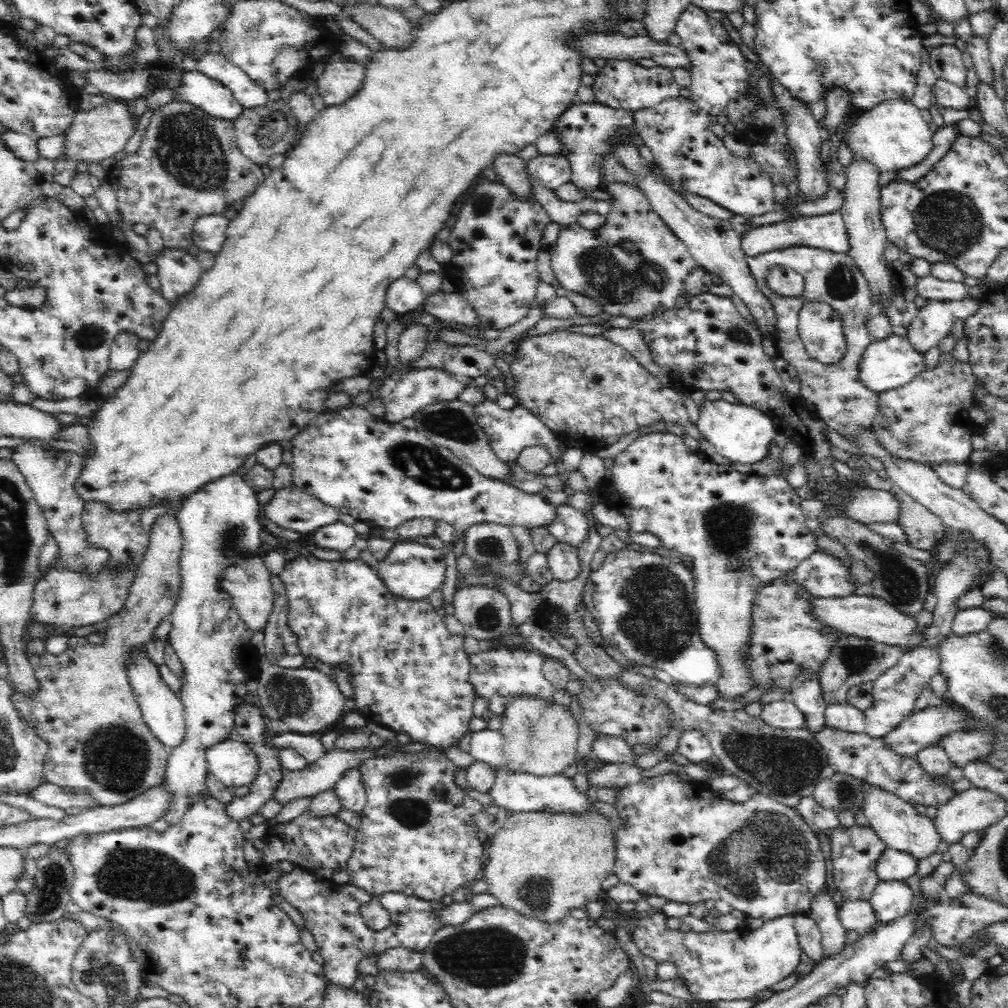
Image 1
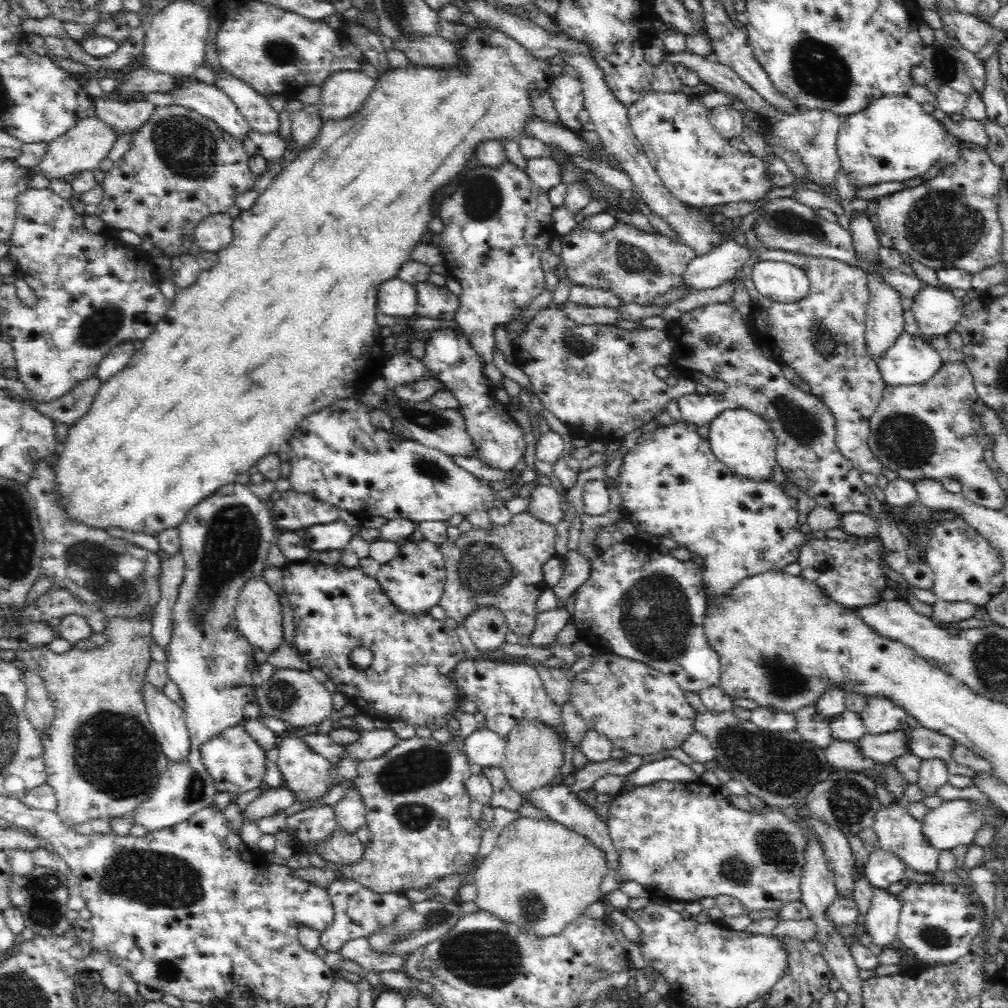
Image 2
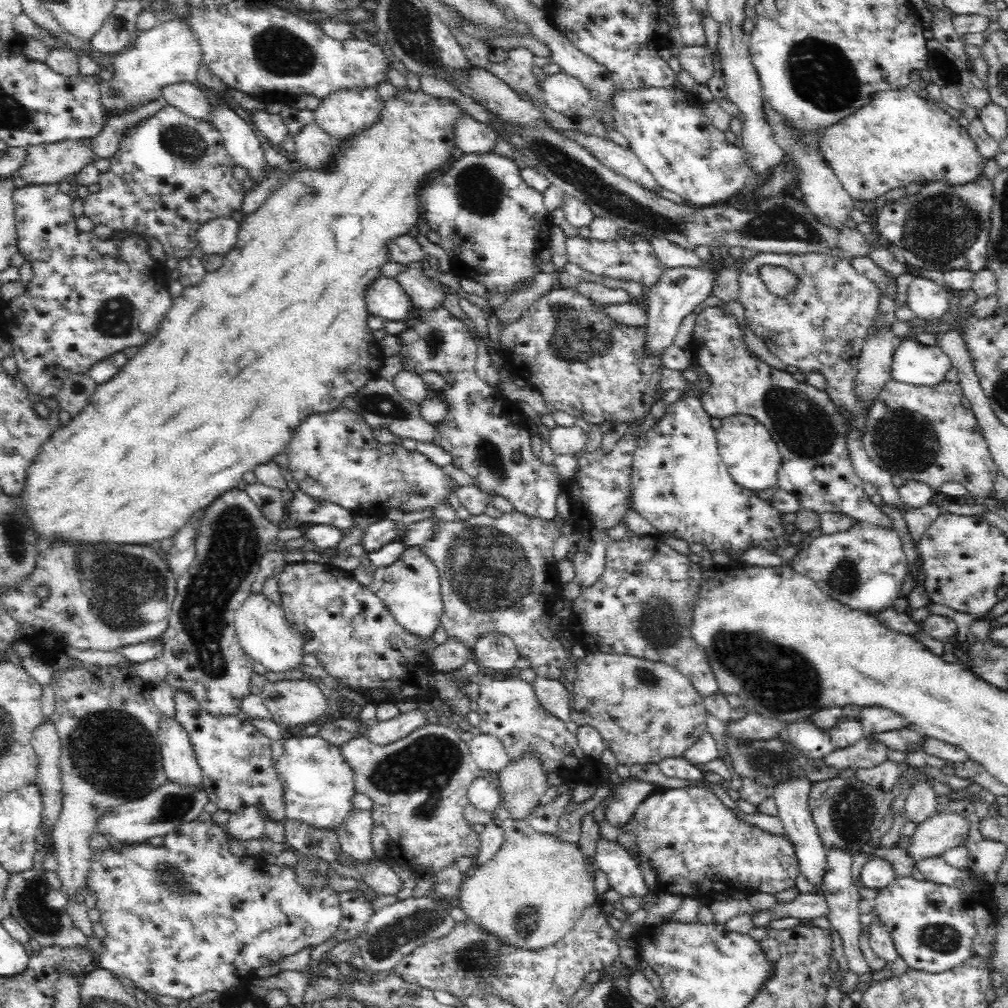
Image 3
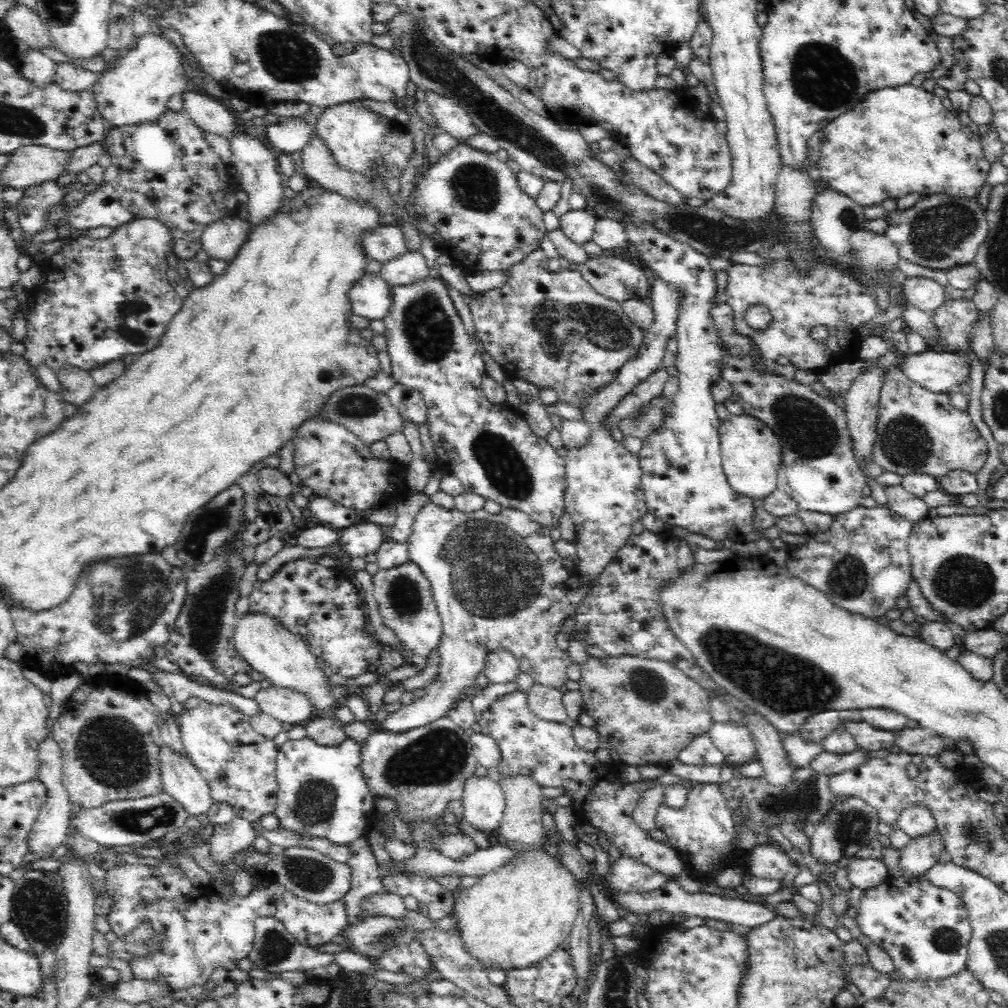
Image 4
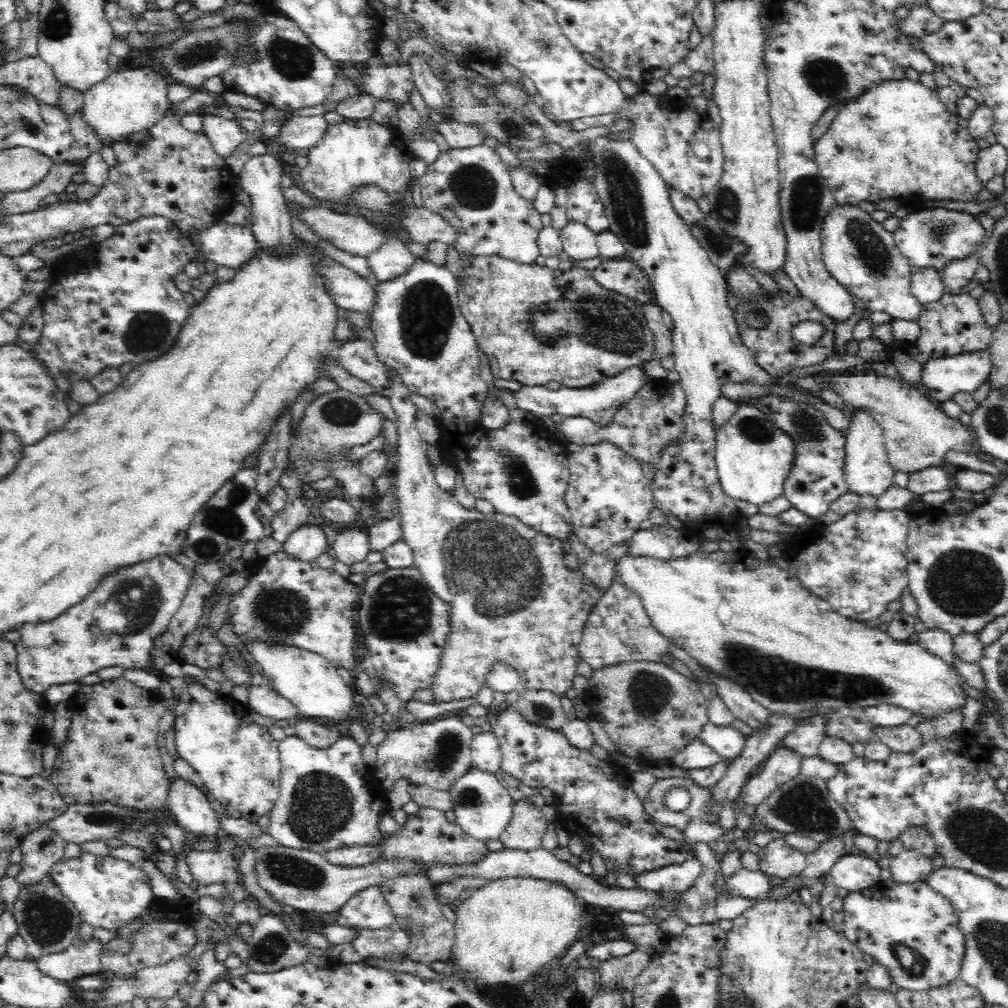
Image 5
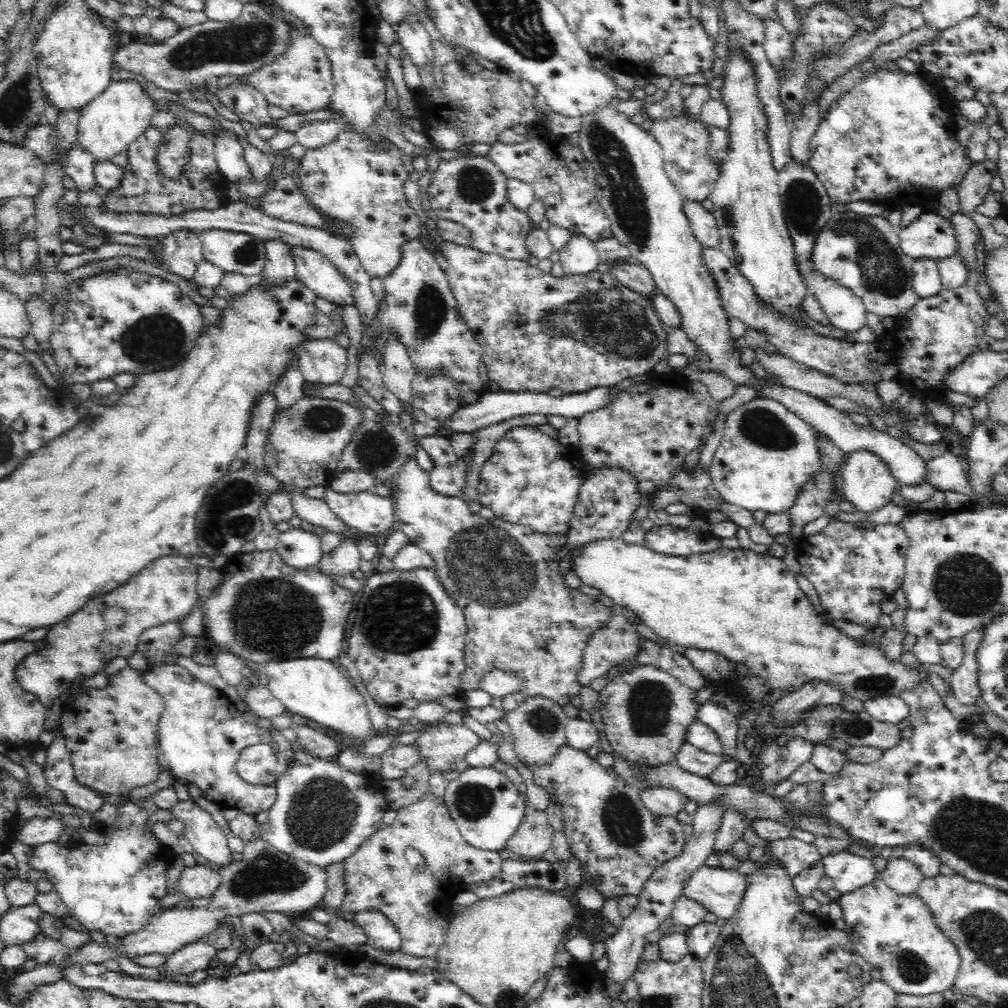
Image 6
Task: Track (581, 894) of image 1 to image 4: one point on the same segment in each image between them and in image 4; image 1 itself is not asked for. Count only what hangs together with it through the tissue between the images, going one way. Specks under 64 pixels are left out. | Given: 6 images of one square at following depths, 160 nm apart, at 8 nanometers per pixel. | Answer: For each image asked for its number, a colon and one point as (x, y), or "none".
2: (540, 876)
3: (530, 895)
4: (511, 919)

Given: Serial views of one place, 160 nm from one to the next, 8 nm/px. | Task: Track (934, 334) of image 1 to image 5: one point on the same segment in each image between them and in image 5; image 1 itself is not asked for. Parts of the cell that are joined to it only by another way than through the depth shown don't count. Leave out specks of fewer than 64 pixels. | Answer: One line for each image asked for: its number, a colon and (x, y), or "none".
2: (936, 310)
3: (928, 300)
4: (925, 293)
5: (926, 283)

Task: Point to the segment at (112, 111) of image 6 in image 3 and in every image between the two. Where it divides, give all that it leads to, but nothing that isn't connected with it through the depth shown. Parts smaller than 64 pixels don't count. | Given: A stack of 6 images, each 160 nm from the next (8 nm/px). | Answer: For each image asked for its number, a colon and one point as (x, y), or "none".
3: (166, 54)
4: (135, 88)
5: (130, 100)

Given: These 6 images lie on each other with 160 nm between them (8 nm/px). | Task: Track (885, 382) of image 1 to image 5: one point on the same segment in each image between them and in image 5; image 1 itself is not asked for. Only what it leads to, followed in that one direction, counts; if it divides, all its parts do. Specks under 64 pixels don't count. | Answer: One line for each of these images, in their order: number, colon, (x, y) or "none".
2: (910, 360)
3: (917, 365)
4: (938, 372)
5: (964, 373)

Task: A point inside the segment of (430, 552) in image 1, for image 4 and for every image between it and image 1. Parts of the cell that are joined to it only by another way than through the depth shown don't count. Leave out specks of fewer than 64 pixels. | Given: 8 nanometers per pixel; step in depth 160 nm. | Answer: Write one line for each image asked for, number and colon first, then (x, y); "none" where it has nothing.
2: (414, 580)
3: (410, 588)
4: (405, 602)

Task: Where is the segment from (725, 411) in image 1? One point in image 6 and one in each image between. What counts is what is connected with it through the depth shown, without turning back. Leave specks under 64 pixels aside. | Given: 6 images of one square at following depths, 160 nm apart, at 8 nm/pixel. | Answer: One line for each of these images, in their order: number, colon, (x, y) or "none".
2: (741, 441)
3: (748, 451)
4: (751, 455)
5: (753, 456)
6: (767, 455)

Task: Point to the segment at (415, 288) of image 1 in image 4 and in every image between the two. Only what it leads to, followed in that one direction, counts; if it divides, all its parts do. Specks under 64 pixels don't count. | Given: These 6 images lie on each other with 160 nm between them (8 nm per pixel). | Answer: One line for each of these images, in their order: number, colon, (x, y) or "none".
2: (395, 297)
3: (384, 297)
4: (369, 297)

